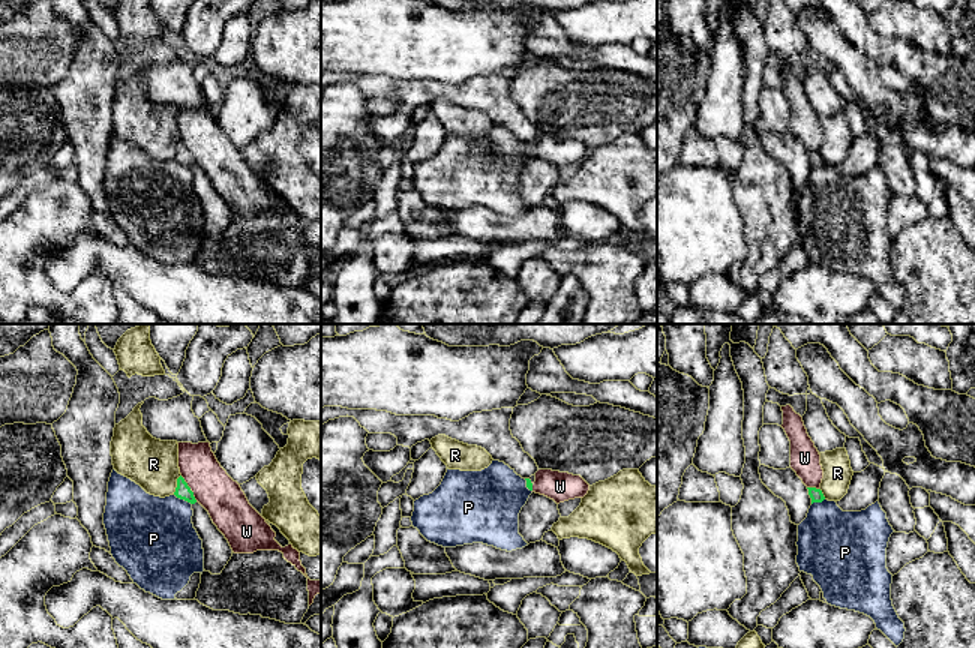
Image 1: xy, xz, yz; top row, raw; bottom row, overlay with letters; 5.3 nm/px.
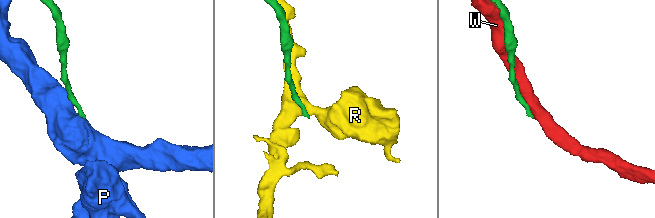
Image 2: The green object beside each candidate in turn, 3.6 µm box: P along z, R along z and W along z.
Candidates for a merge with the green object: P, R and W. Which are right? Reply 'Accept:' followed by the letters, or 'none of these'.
Accept: none of these

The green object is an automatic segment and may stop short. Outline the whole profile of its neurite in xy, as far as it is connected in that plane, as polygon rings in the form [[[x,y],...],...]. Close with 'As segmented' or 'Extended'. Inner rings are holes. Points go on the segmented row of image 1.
[[[180,476],[174,495],[192,504],[192,524],[204,549],[204,570],[212,574],[220,574],[232,556],[232,549],[225,536],[213,524],[208,512],[195,500],[194,492]]]. Extended

